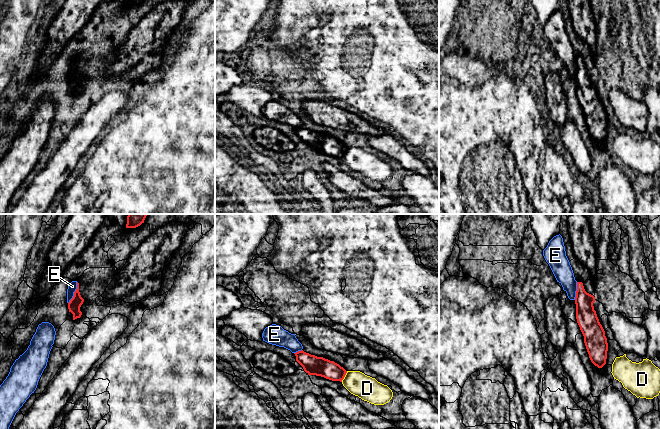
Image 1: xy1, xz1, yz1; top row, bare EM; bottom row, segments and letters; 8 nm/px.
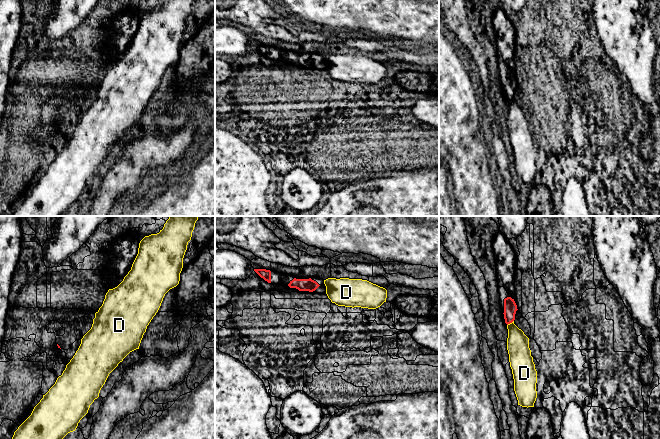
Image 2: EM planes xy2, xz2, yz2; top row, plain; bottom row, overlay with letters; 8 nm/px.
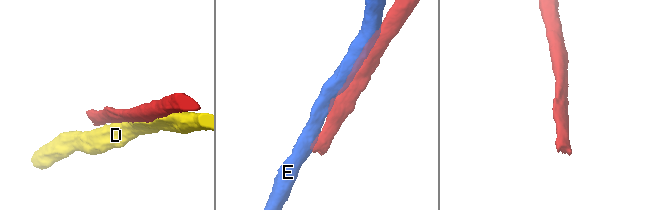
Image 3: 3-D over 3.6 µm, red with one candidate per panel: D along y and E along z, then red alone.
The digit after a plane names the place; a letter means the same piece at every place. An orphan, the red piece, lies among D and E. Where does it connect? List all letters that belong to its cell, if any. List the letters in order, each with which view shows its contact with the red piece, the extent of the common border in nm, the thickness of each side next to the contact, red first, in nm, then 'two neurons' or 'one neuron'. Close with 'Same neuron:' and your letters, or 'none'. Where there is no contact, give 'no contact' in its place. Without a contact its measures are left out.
D: xz1 | 100 nm | 160/190 nm | two neurons
E: xy1 | 190 nm | 100/70 nm | two neurons
Same neuron: none

